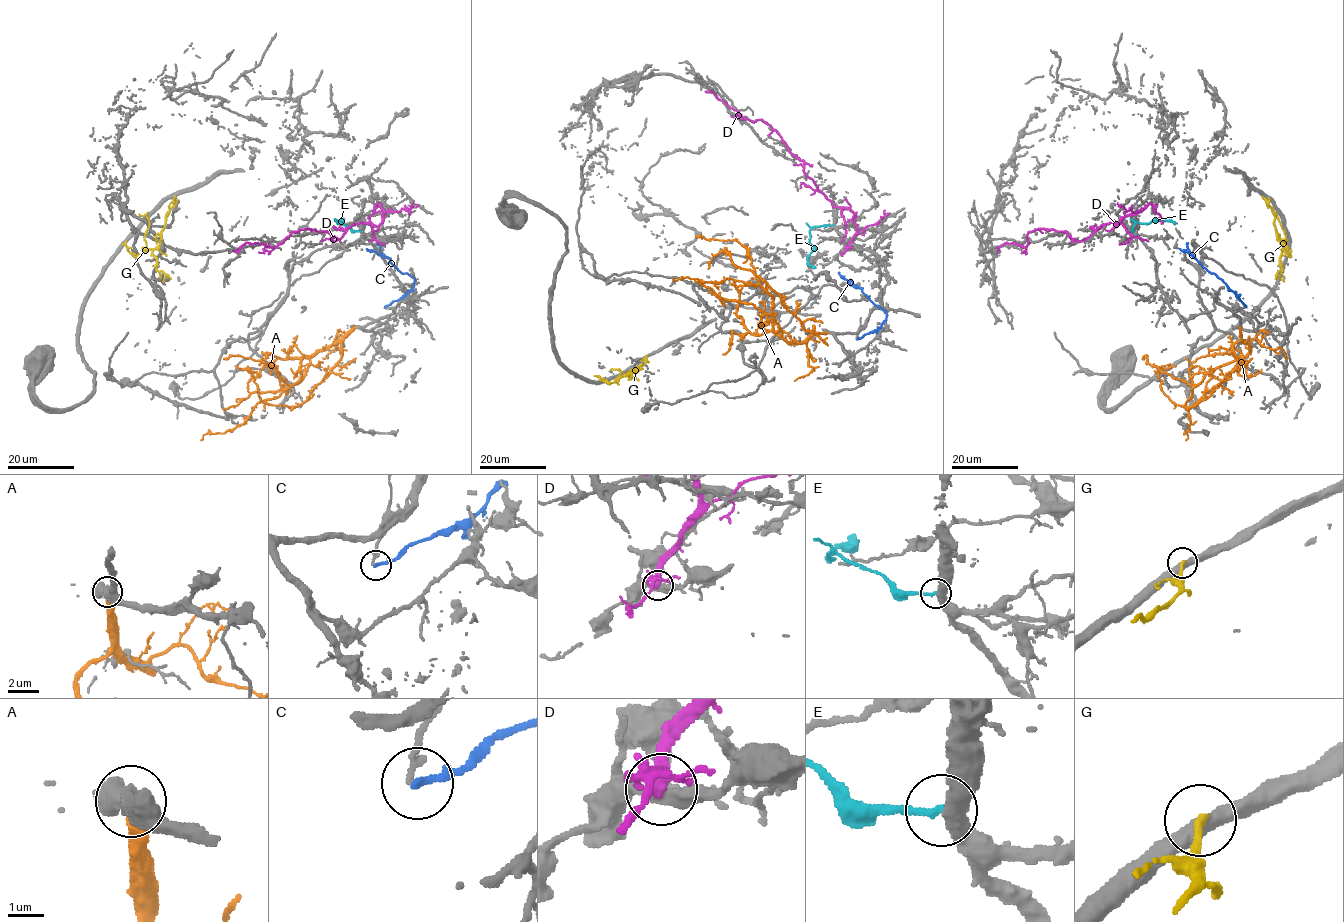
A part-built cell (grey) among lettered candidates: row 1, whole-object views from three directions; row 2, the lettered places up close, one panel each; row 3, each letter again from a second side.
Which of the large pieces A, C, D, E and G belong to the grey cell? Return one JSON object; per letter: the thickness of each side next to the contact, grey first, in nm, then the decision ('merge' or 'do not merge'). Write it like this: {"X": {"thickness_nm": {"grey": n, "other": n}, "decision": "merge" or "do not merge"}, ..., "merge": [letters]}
{"A": {"thickness_nm": {"grey": 550, "other": 550}, "decision": "do not merge"}, "C": {"thickness_nm": {"grey": 190, "other": 200}, "decision": "do not merge"}, "D": {"thickness_nm": {"grey": 420, "other": 300}, "decision": "do not merge"}, "E": {"thickness_nm": {"grey": 480, "other": 200}, "decision": "do not merge"}, "G": {"thickness_nm": {"grey": 480, "other": 260}, "decision": "do not merge"}, "merge": []}

